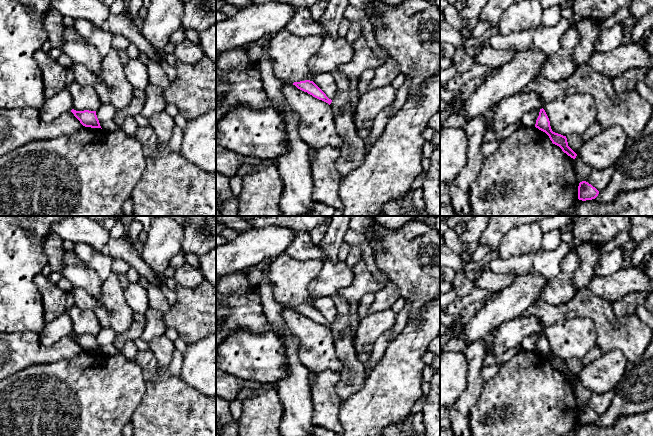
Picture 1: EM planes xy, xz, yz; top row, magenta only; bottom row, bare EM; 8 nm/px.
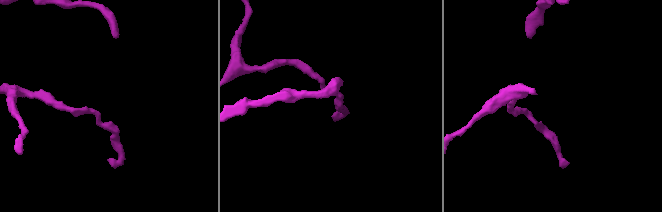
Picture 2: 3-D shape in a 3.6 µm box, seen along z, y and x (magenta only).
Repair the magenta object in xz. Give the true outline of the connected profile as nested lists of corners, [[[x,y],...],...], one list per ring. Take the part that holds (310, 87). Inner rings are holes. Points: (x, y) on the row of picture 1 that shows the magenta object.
[[[305,80],[294,82],[293,85],[295,85],[298,89],[307,92],[313,97],[328,103],[329,105],[332,102],[332,100],[329,99],[326,94],[313,81]]]

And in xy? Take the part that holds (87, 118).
[[[72,109],[71,112],[83,126],[91,128],[101,128],[99,120],[96,115],[96,111],[76,111]]]

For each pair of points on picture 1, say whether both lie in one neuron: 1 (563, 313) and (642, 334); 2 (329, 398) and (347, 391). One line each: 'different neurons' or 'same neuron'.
1: same neuron
2: different neurons

